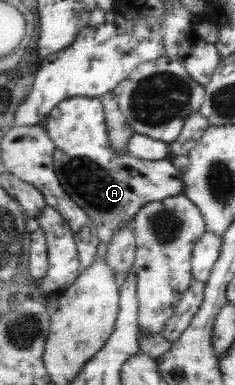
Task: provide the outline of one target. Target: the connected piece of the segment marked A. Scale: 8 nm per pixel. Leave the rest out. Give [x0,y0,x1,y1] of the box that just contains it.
[42,97,184,245]

